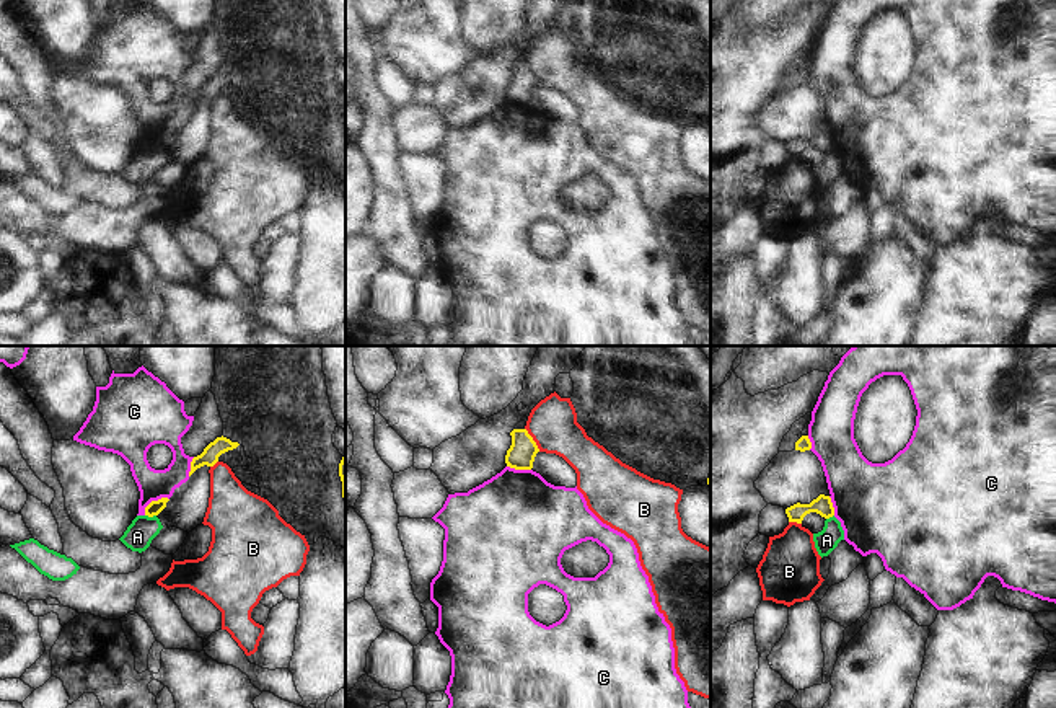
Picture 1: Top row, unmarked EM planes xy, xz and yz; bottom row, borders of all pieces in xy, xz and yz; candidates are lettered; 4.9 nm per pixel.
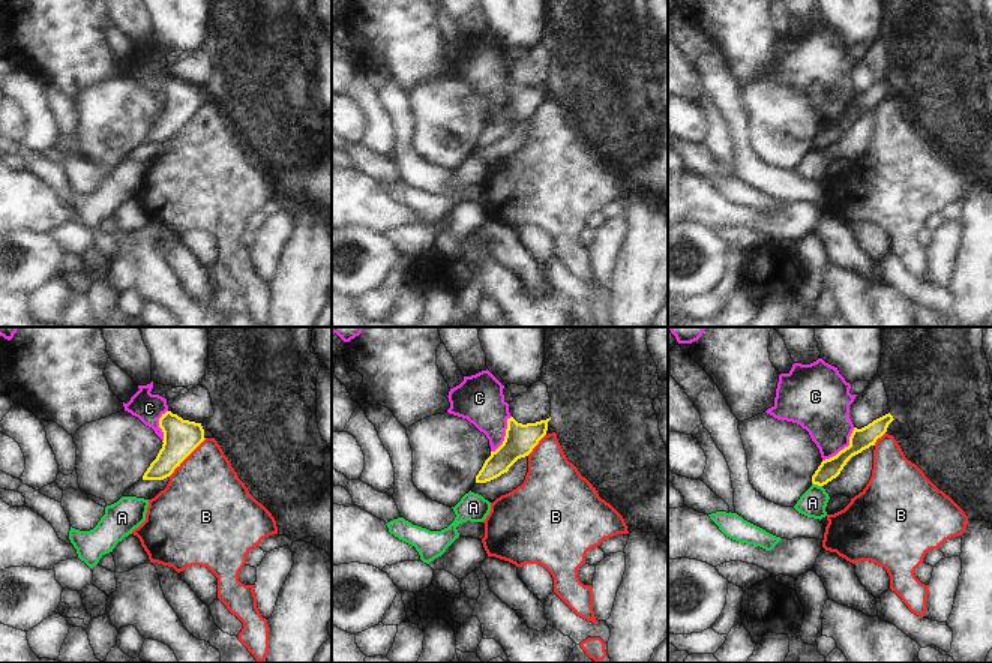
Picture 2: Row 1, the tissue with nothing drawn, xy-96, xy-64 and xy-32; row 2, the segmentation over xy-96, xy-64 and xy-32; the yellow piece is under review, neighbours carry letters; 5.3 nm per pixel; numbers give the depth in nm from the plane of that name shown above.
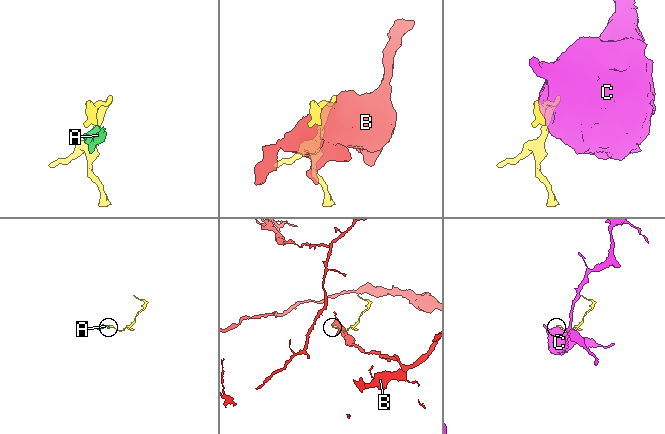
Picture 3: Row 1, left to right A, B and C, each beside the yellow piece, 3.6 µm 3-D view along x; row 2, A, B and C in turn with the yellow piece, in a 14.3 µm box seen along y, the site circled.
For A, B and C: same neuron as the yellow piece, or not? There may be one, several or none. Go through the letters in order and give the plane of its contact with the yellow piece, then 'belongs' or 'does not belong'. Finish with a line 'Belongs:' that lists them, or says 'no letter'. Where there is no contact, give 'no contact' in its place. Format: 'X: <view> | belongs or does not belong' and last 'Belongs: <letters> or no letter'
A: xy | does not belong
B: xz | does not belong
C: xy | does not belong
Belongs: no letter

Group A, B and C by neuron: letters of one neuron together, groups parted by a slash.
A / B / C

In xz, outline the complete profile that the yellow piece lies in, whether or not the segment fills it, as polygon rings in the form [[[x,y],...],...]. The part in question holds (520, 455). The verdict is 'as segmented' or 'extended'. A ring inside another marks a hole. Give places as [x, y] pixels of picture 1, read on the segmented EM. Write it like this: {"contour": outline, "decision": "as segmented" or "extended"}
{"contour": [[[513,429],[510,436],[512,445],[505,455],[507,467],[515,470],[531,470],[535,457],[539,452],[536,442],[526,429]]], "decision": "as segmented"}

